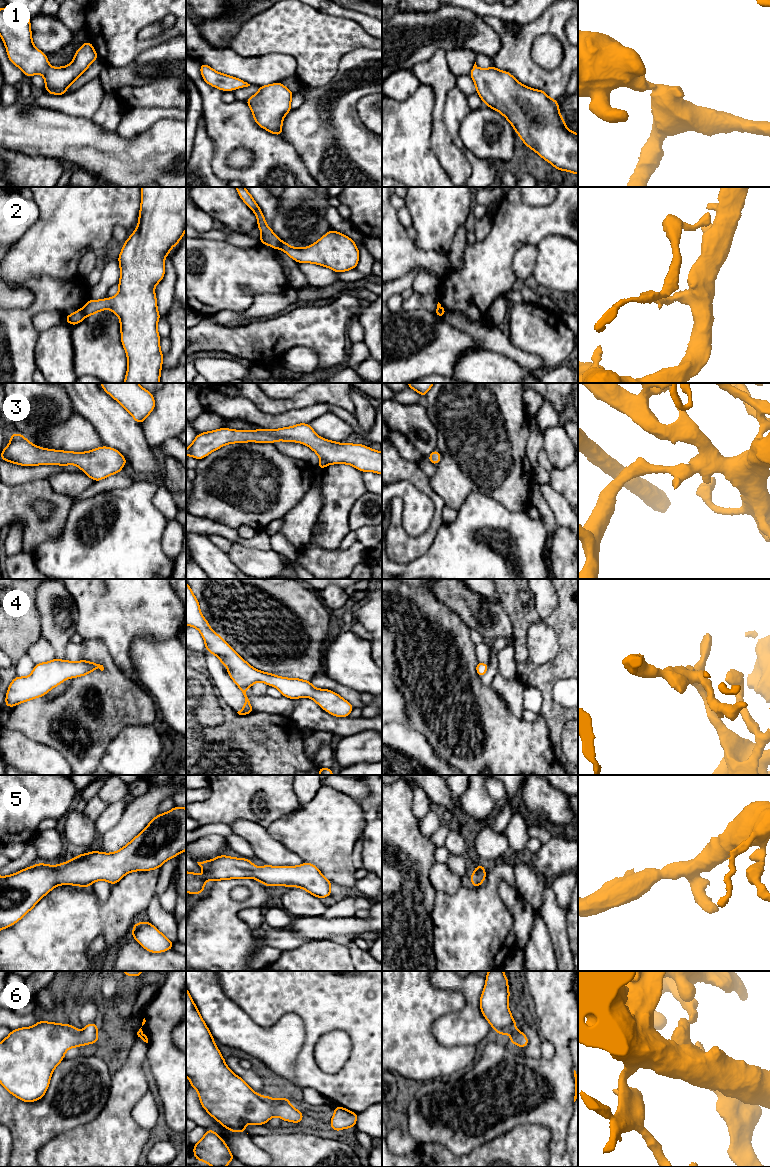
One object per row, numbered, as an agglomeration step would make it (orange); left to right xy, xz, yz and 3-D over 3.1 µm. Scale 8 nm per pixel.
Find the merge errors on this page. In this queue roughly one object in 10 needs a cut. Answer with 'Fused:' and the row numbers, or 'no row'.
Fused: 2

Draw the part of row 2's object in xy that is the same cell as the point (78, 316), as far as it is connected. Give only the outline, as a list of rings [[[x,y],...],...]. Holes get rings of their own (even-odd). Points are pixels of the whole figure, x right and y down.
[[[78,309],[74,313],[65,316],[65,321],[71,325],[77,325],[85,319],[86,315],[83,309]]]

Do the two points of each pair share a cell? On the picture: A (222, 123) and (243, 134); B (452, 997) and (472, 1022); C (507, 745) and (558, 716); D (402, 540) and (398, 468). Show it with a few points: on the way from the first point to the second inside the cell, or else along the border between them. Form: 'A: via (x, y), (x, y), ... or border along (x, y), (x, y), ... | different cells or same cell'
A: via (227, 124), (238, 129) | same cell
B: border along (445, 991), (460, 991), (463, 994), (465, 1005) | different cells
C: border along (540, 713), (547, 723), (551, 737) | different cells
D: via (427, 535), (437, 521), (438, 502), (423, 485) | same cell

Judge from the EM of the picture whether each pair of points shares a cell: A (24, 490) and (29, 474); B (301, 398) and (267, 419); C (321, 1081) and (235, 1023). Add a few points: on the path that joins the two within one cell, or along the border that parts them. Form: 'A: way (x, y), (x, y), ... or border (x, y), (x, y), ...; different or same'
A: border (46, 478), (10, 486); different
B: border (254, 404), (265, 413), (298, 410); different
C: border (304, 1041), (295, 1066), (297, 1085); different

